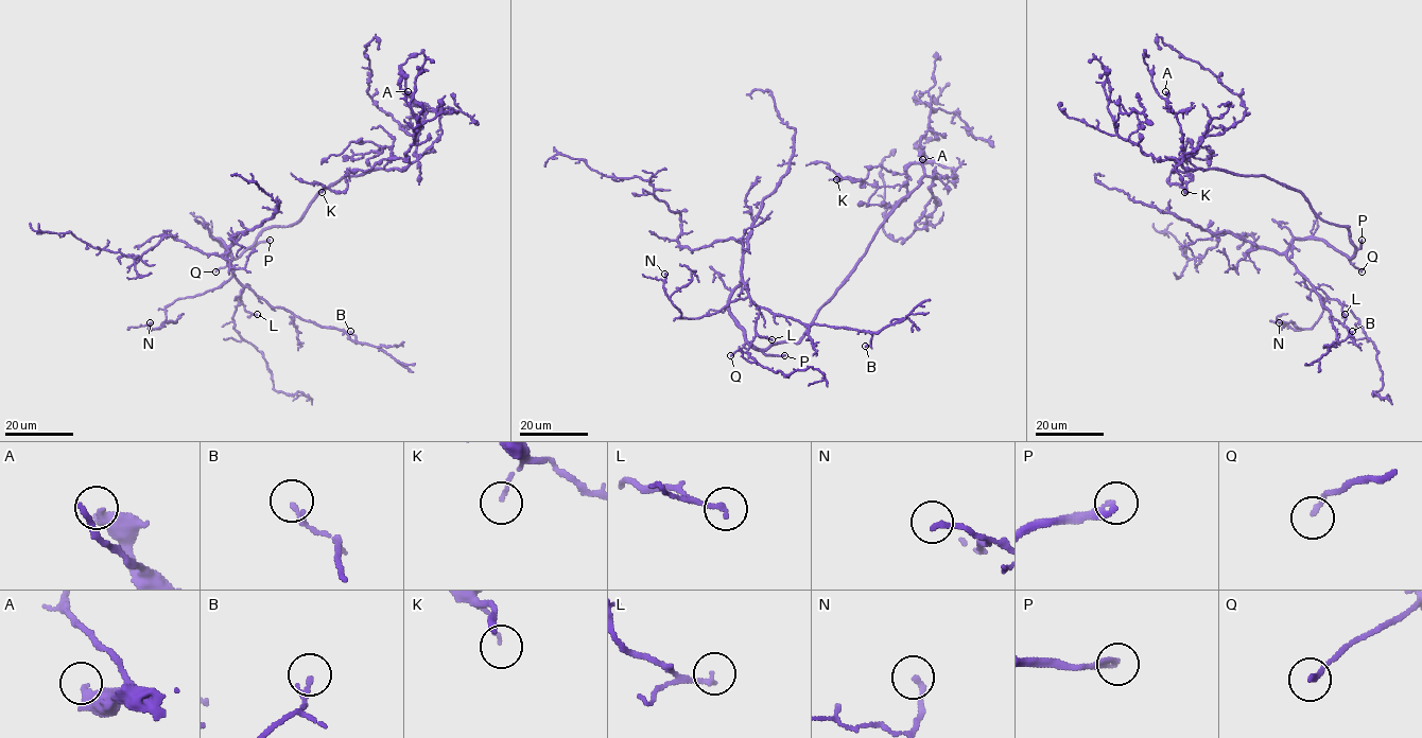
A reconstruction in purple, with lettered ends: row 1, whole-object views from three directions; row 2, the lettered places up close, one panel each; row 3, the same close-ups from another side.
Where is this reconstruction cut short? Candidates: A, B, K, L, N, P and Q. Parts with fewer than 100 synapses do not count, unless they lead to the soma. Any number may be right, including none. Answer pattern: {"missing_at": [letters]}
{"missing_at": ["P"]}

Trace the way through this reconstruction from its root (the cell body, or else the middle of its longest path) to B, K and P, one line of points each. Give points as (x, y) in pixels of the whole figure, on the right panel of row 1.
B: (1348, 227), (1354, 245), (1350, 258), (1318, 239), (1296, 239), (1286, 258), (1330, 312), (1337, 340), (1352, 331)
K: (1348, 227), (1265, 176), (1185, 170), (1168, 158), (1180, 159), (1172, 171), (1192, 178), (1184, 192)
P: (1348, 227), (1349, 236), (1357, 248), (1362, 240)

